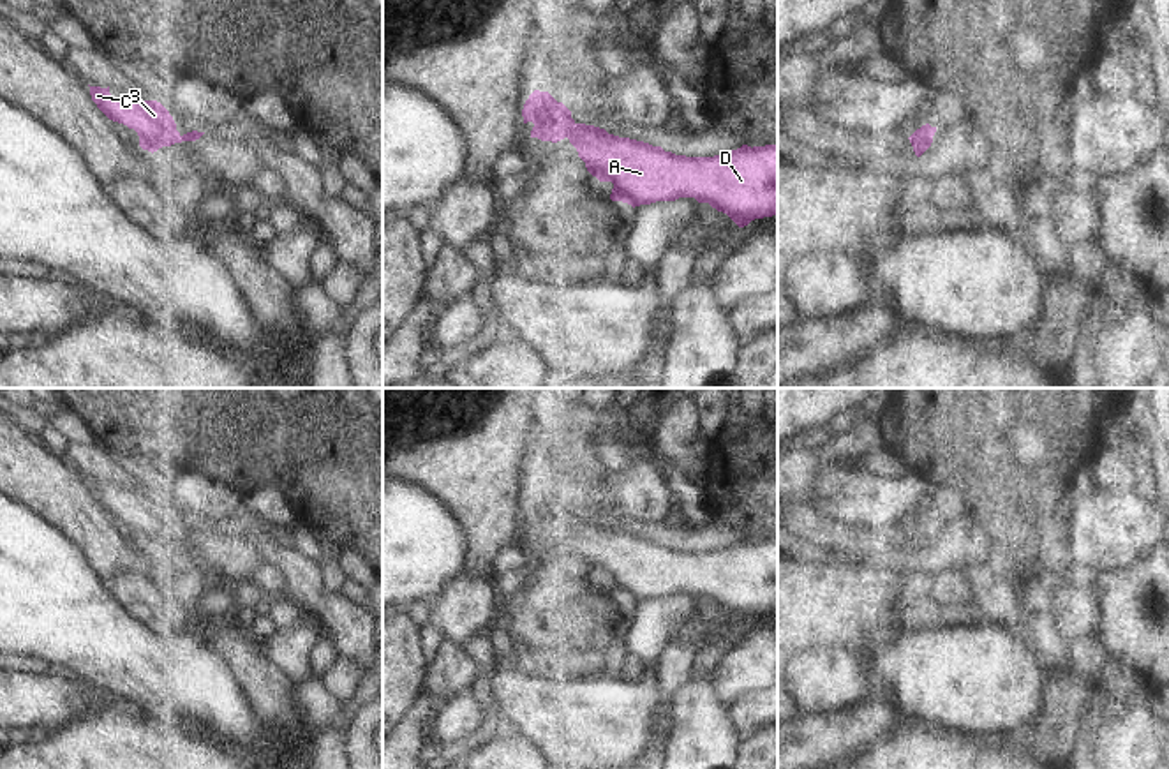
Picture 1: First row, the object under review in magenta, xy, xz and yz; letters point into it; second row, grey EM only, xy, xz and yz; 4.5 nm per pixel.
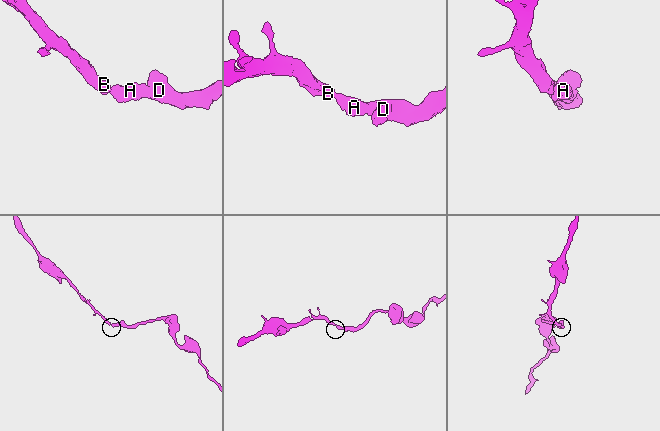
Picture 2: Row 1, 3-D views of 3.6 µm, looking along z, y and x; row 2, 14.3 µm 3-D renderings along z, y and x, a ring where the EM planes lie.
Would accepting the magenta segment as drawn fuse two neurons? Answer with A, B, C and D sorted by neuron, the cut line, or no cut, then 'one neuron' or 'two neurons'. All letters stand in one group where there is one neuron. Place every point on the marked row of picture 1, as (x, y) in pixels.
groups A B C D; cut none; one neuron

